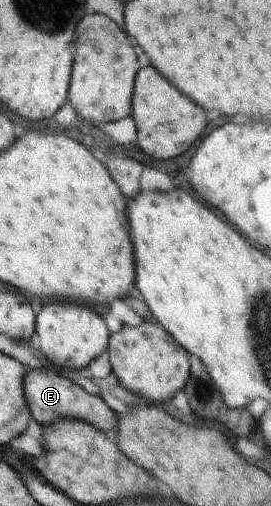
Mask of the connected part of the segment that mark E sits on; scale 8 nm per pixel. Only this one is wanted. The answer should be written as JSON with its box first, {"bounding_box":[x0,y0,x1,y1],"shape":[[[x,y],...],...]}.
{"bounding_box":[24,370,118,440],"shape":[[[27,370],[24,376],[24,398],[28,402],[31,418],[41,427],[48,428],[58,420],[80,420],[101,430],[108,438],[114,440],[118,434],[117,414],[98,396],[93,396],[73,381],[53,371]]]}

